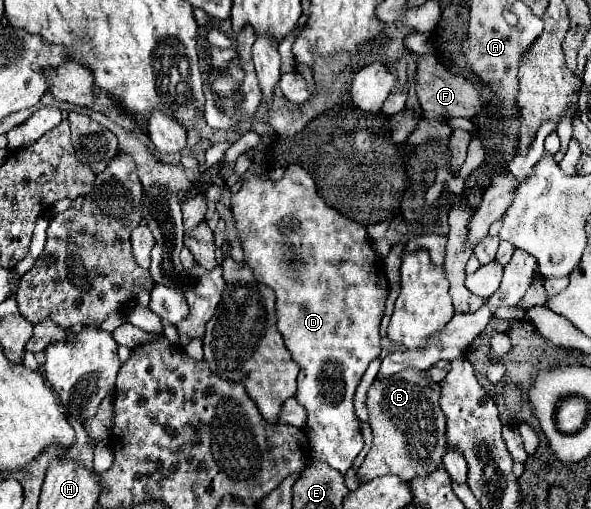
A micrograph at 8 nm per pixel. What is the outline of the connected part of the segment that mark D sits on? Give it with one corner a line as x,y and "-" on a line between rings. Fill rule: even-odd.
274,135
262,137
262,143
254,147
254,163
258,163
260,169
256,173
244,175
240,191
232,195
230,209
236,223
238,241
244,249
244,261
252,269
256,281
268,285
274,291
278,331
284,337
286,349
300,365
296,399
308,411
308,423
304,431
310,441
310,457
314,461
328,463
340,473
346,473
364,445
352,397
368,363
380,355
378,327
388,295
384,261
372,249
366,227
326,205
326,201
316,191
314,179
300,165
290,165
284,177
278,181
268,177
266,153
272,141

